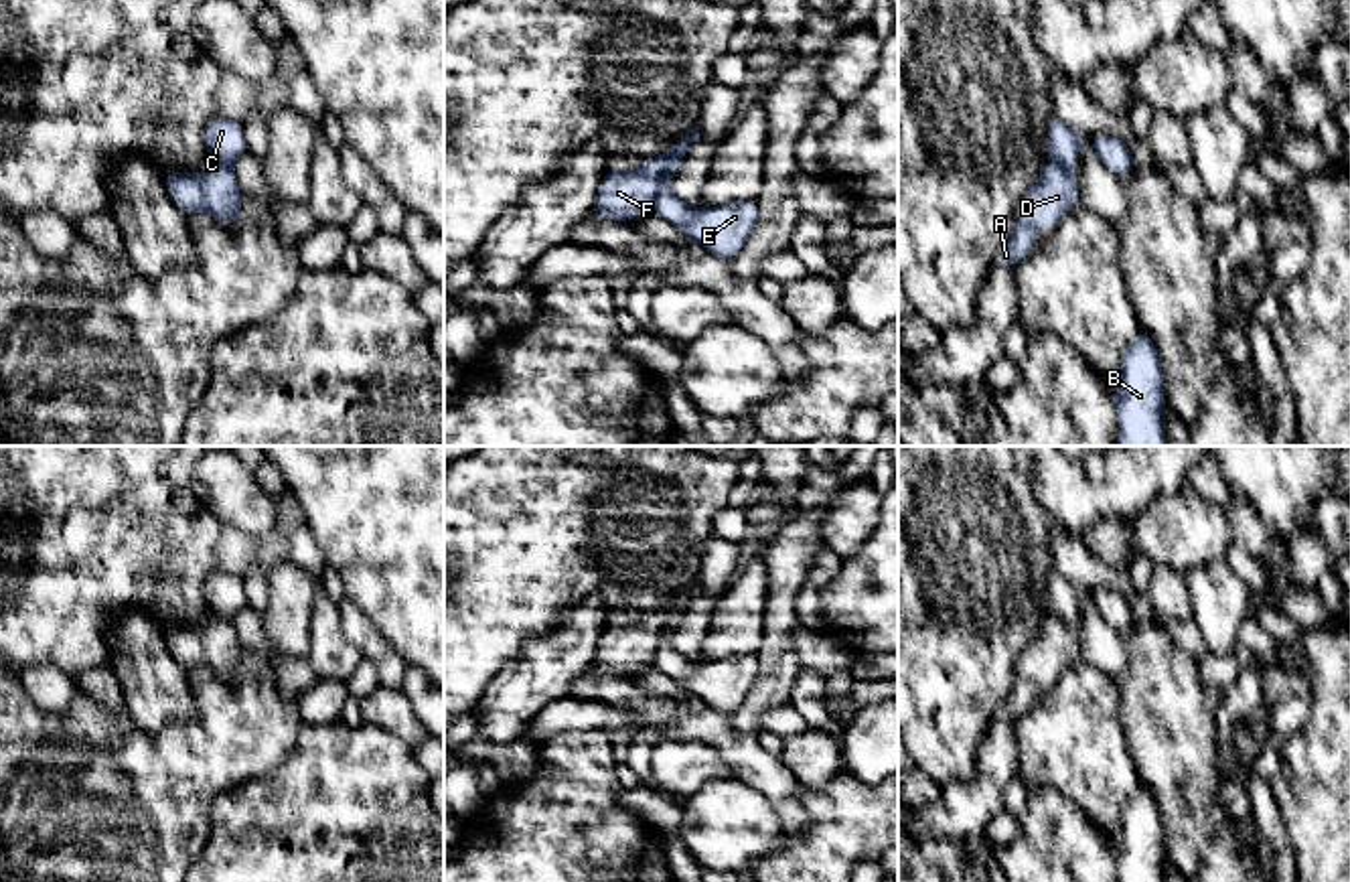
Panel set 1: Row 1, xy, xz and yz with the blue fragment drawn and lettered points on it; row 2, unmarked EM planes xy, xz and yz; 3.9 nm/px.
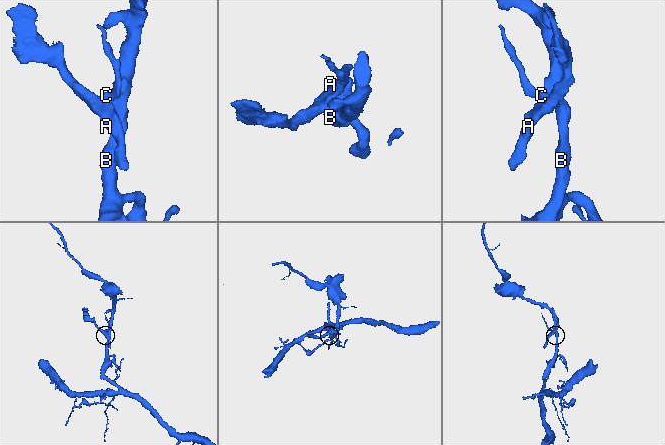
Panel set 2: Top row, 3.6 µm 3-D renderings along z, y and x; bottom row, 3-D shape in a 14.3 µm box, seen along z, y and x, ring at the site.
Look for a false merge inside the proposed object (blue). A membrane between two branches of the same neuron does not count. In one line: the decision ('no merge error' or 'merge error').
merge error

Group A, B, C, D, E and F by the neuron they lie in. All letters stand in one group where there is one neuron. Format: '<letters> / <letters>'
A D F / B C E

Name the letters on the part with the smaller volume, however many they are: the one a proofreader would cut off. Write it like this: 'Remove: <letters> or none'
Remove: A, D, F

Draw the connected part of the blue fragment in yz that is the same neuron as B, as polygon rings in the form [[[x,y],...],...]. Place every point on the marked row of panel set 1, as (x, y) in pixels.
[[[1143,328],[1123,351],[1113,399],[1119,422],[1117,446],[1168,446],[1161,357]]]

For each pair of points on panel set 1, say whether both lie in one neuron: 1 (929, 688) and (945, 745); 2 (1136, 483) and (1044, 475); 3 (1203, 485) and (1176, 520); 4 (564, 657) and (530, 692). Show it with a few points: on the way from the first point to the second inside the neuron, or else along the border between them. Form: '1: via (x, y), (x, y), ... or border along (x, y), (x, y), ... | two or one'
1: via (941, 702), (943, 730) | one
2: via (1113, 491), (1067, 491) | one
3: border along (1186, 485), (1207, 501), (1227, 507) | two
4: via (556, 666), (538, 684) | one

